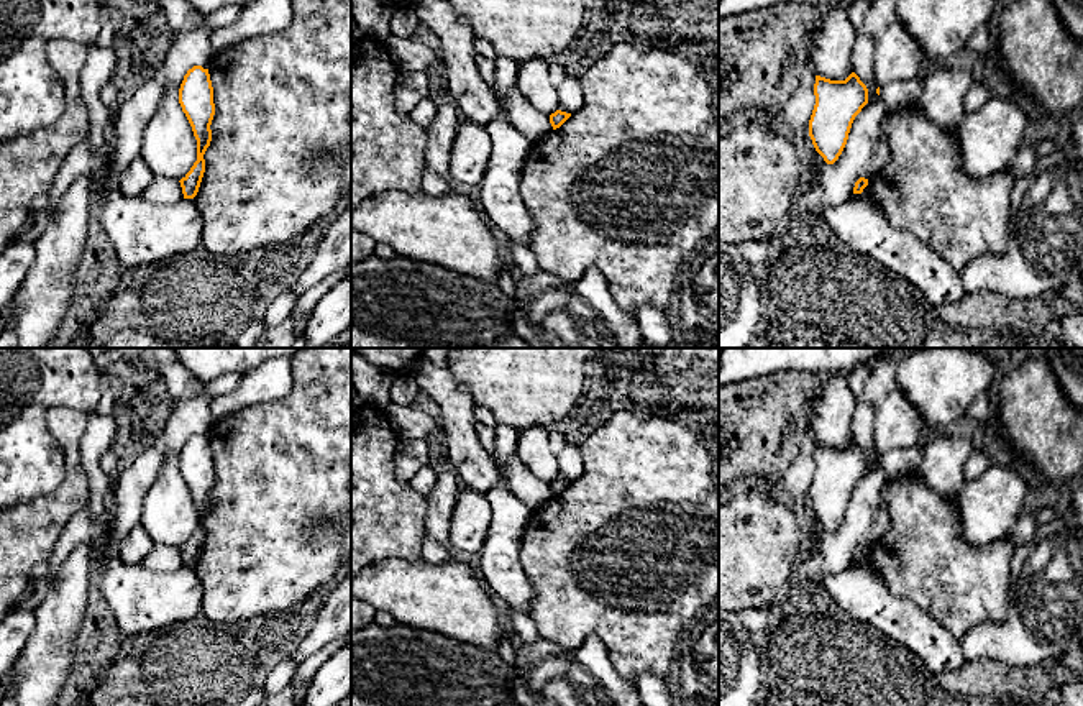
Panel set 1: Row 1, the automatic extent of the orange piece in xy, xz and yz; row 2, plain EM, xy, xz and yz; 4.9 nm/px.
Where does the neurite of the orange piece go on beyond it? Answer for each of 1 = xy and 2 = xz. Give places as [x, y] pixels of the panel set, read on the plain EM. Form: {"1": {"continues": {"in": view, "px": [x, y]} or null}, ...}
{"1": {"continues": null}, "2": {"continues": null}}

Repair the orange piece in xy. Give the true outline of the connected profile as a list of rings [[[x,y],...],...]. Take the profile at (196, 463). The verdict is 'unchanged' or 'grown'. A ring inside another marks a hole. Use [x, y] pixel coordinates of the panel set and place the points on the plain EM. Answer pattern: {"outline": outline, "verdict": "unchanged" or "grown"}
{"outline": [[[194,433],[187,438],[179,456],[179,471],[197,507],[197,529],[179,548],[184,566],[194,566],[205,540],[203,522],[212,509],[210,493],[215,483],[213,455],[208,437]]], "verdict": "unchanged"}

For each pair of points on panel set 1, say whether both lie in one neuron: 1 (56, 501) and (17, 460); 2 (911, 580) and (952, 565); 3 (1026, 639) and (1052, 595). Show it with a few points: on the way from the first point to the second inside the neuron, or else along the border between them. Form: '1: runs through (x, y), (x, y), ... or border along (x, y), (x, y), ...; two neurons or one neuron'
1: border along (66, 458), (66, 476), (54, 490), (17, 504); two neurons
2: runs through (921, 570), (942, 568); one neuron
3: runs through (1036, 628), (1052, 606); one neuron

